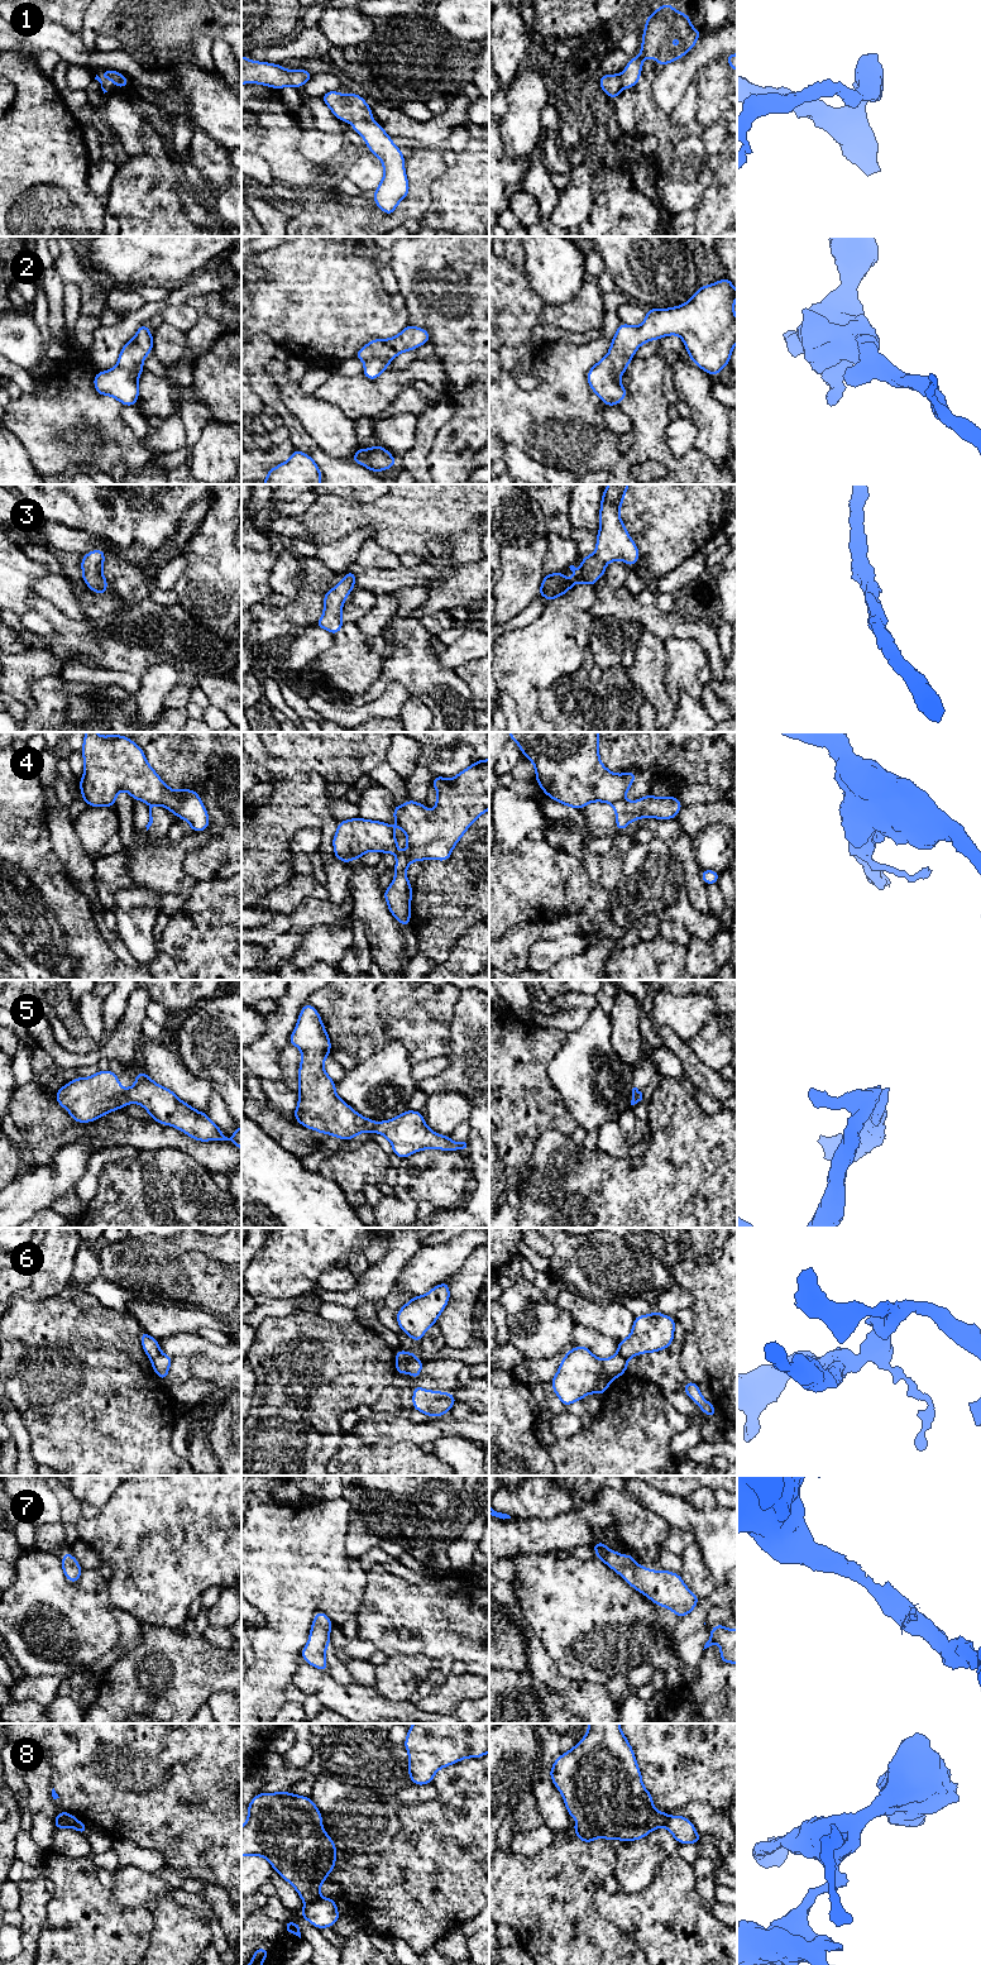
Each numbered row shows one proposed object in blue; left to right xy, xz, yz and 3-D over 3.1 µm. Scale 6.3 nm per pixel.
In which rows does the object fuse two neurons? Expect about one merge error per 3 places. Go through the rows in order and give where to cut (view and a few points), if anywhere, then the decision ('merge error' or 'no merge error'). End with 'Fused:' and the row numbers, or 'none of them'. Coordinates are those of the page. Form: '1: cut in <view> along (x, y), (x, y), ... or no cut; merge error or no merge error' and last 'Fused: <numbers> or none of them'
1: no cut; no merge error
2: no cut; no merge error
3: no cut; no merge error
4: cut in xz along (396, 856), (403, 855), (410, 861); merge error
5: no cut; no merge error
6: cut in xz along (400, 1351), (410, 1370); merge error
7: no cut; no merge error
8: cut in xz along (320, 1897), (306, 1904); merge error
Fused: 4, 6, 8

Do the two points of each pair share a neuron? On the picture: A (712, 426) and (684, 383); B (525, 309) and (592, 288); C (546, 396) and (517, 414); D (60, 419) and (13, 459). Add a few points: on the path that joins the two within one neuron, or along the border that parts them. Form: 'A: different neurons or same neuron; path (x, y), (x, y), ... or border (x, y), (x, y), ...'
A: same neuron; path (711, 416), (694, 393)
B: same neuron; path (541, 312), (568, 312), (575, 305)
C: same neuron; path (539, 404), (525, 410)
D: different neurons; border (13, 434), (37, 471)

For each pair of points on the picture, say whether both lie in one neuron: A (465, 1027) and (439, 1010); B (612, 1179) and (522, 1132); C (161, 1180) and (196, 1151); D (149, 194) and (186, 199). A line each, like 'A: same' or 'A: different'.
A: different
B: different
C: different
D: different

